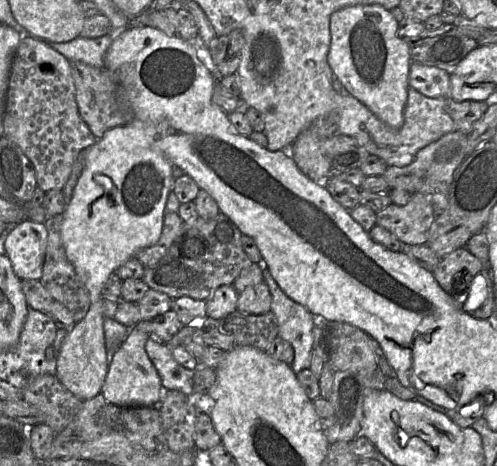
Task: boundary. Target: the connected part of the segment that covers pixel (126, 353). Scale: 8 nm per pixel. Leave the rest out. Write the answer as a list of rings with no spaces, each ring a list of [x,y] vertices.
[[[140,320],[130,329],[130,333],[118,351],[113,355],[103,383],[101,394],[117,406],[158,407],[164,391],[157,369],[145,350],[145,343],[152,334],[152,320]]]

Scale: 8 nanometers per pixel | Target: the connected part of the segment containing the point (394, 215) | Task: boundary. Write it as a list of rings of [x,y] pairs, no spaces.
[[[422,193],[412,194],[405,205],[391,203],[376,212],[376,223],[403,244],[427,244],[434,221],[432,204]]]

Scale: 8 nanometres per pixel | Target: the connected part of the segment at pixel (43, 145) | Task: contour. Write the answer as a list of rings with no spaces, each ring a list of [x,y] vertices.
[[[31,35],[21,37],[11,63],[3,130],[3,136],[16,143],[31,161],[37,186],[45,193],[63,189],[79,152],[97,140],[79,114],[70,61]]]

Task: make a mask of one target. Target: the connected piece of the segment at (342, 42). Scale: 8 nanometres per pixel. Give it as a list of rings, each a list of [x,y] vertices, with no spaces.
[[[379,4],[345,7],[332,13],[330,35],[327,62],[334,77],[382,122],[401,128],[412,58],[406,41],[398,35],[398,22],[391,12]]]

